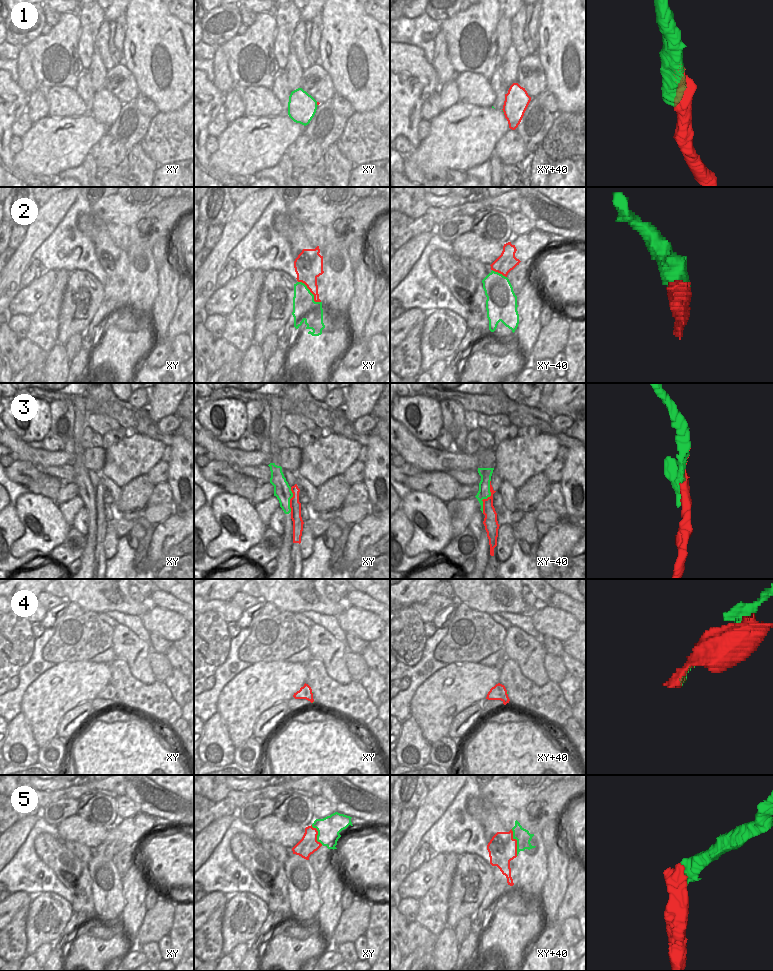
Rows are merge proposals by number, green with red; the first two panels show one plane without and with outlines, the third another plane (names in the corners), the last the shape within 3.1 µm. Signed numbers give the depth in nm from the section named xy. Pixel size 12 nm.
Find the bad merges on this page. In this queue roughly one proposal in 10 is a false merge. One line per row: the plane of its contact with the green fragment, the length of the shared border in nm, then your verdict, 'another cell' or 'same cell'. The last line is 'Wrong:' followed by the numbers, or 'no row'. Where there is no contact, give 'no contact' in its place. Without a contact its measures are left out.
1: meets green in xy; contact 50 nm long; same cell
2: meets green in xy; contact 380 nm long; same cell
3: meets green in xy-40; contact 400 nm long; same cell
4: no contact; same cell
5: meets green in xy+40; contact 340 nm long; another cell
Wrong: 5

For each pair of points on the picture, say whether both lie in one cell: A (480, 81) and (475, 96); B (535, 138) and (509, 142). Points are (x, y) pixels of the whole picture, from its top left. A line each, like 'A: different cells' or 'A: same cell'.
A: different cells
B: different cells

